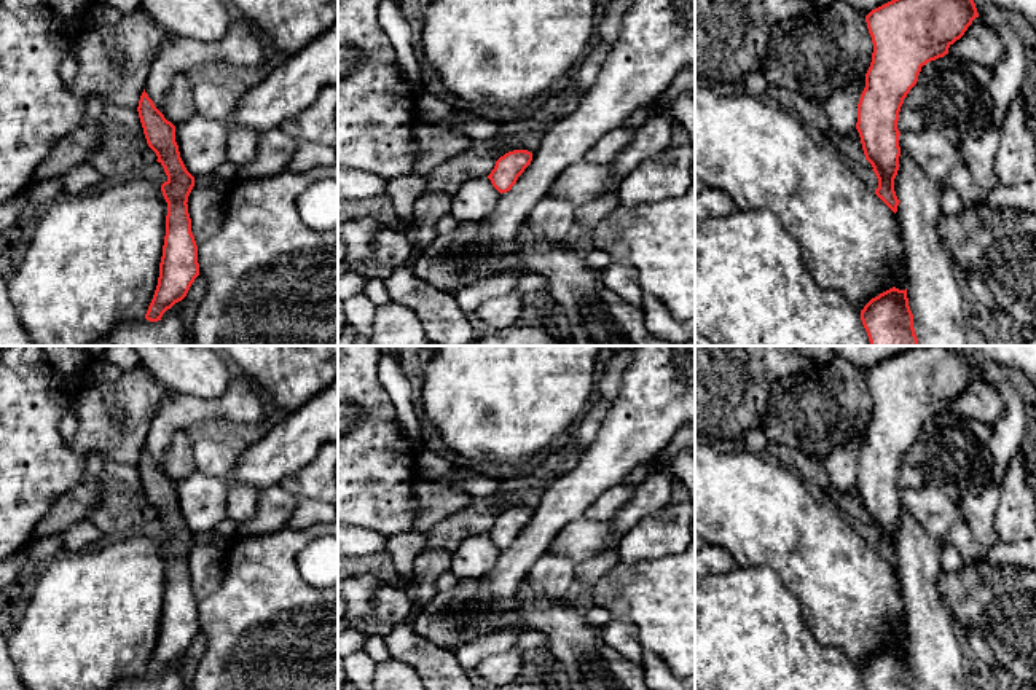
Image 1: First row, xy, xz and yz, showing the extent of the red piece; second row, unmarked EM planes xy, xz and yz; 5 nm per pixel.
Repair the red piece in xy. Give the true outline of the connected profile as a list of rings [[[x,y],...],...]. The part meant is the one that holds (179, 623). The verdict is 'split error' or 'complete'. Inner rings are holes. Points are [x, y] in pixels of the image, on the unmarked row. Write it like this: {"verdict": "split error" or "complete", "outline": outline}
{"verdict": "complete", "outline": [[[145,446],[137,468],[147,500],[156,510],[156,518],[167,532],[167,537],[161,542],[167,559],[167,572],[159,634],[145,671],[147,677],[158,679],[167,666],[186,653],[191,641],[199,633],[198,602],[191,590],[186,561],[194,543],[194,534],[180,515],[175,483],[155,464]]]}

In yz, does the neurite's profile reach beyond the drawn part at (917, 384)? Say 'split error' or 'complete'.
complete

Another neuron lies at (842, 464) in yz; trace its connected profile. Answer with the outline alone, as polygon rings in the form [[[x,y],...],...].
[[[854,433],[824,459],[829,483],[835,491],[846,492],[856,486],[857,461],[864,445],[865,433]]]

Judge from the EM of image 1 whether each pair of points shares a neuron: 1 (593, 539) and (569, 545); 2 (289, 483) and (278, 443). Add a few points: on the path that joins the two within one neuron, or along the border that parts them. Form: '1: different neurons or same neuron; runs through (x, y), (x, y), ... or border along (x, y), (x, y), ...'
1: same neuron; runs through (587, 539), (576, 541)
2: different neurons; border along (317, 454), (278, 483)

